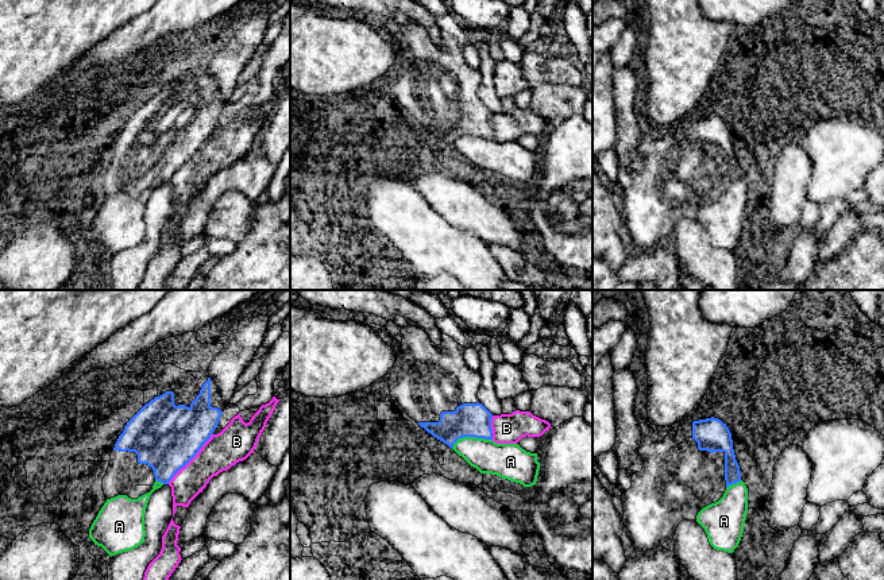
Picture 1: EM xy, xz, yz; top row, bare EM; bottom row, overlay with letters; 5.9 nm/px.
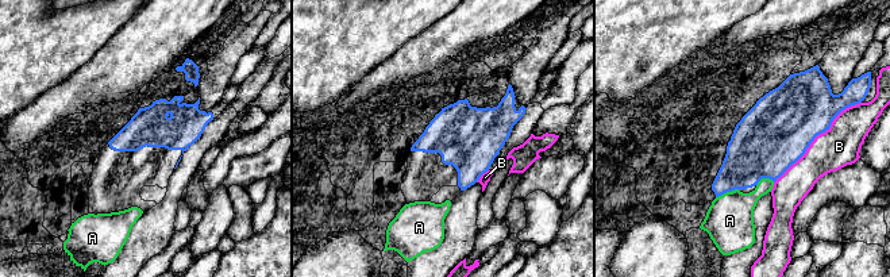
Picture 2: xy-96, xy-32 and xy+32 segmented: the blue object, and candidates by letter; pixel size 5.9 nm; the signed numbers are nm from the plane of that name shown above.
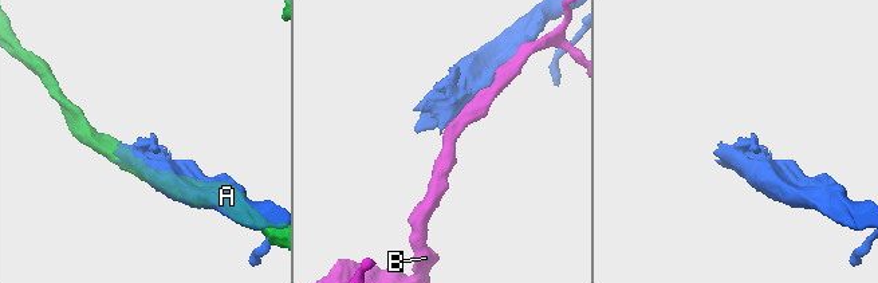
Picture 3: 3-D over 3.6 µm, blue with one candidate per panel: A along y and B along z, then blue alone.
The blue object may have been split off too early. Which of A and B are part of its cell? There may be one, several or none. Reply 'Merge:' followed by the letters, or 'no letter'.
Merge: no letter

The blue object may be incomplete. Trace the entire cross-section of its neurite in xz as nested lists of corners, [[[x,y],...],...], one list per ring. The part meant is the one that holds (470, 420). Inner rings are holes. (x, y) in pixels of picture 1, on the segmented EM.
[[[410,325],[401,337],[389,380],[395,406],[449,448],[463,437],[493,440],[493,414],[478,399],[482,378],[467,366],[467,348],[447,335],[436,345]]]

